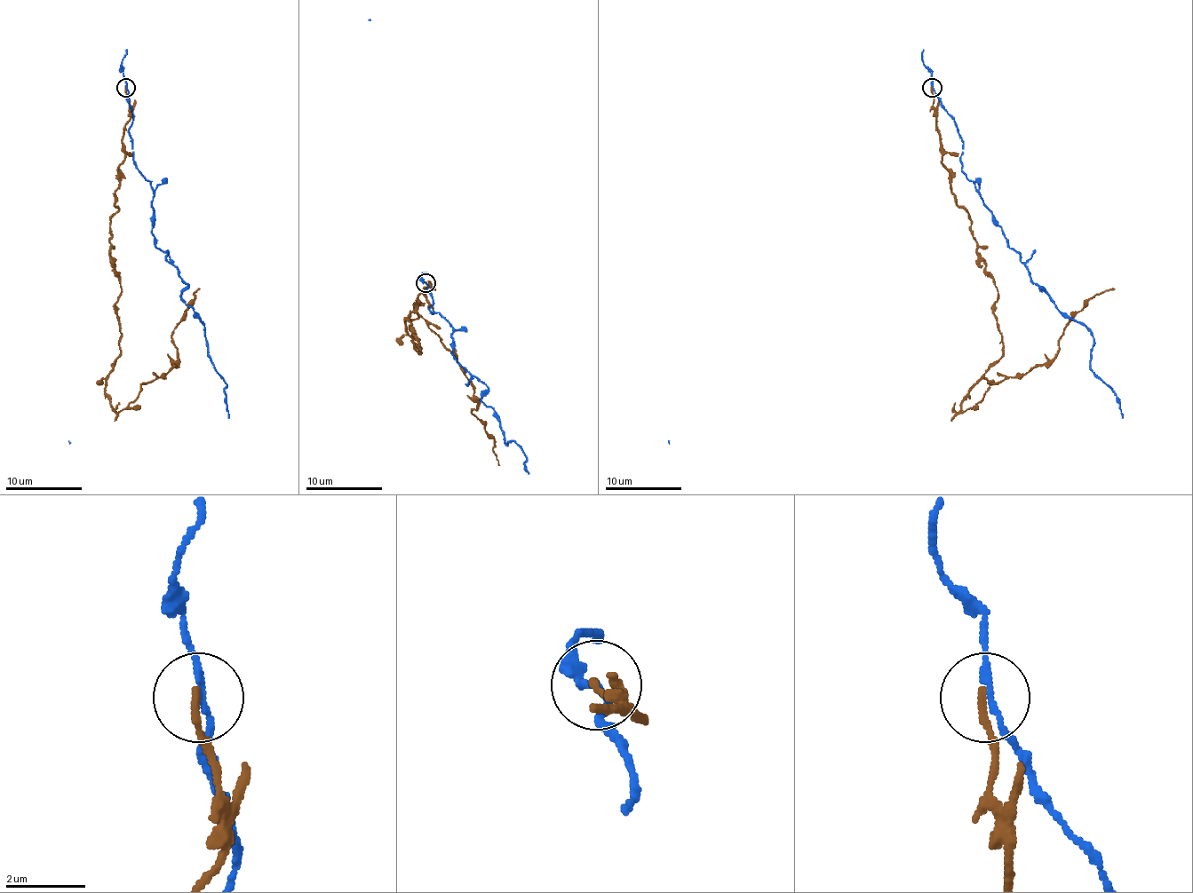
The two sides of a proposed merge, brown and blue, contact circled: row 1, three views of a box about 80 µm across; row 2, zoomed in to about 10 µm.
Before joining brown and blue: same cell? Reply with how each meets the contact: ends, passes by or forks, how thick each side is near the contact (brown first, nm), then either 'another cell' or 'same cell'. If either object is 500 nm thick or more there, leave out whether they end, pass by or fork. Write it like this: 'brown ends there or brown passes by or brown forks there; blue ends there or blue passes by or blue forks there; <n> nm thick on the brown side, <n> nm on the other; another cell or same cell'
brown ends there; blue passes by; 200 nm thick on the brown side, 150 nm on the other; another cell

